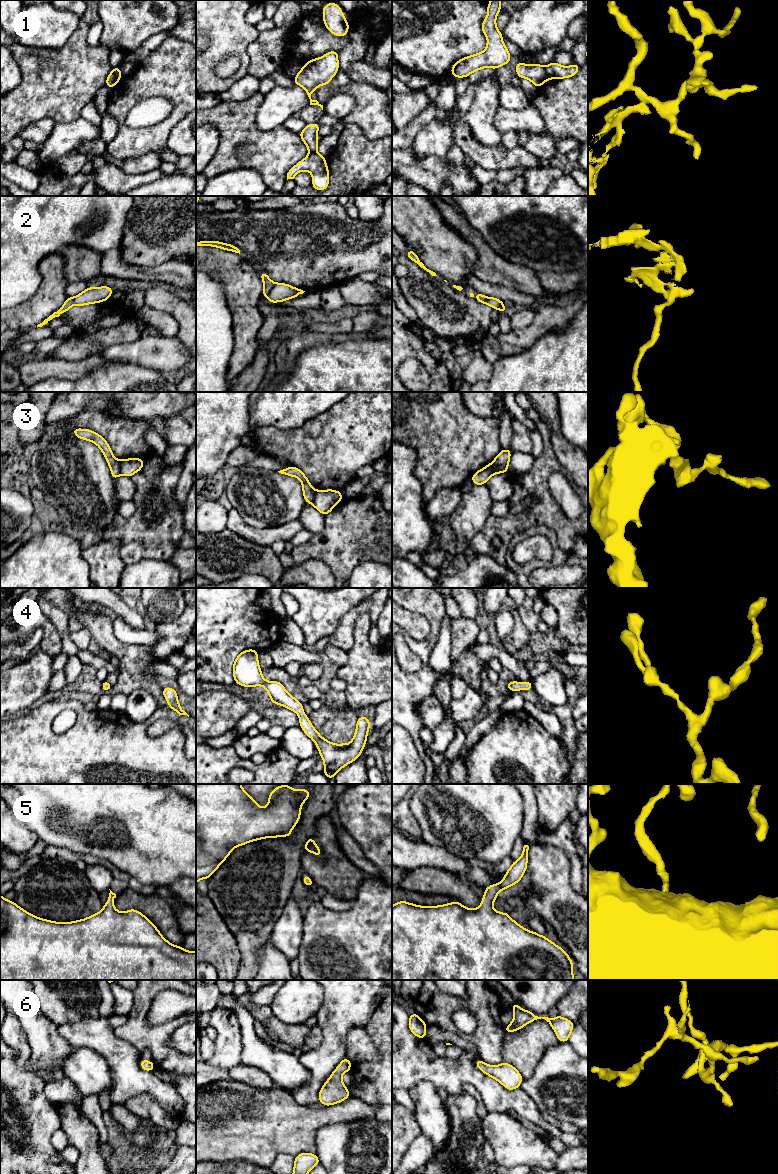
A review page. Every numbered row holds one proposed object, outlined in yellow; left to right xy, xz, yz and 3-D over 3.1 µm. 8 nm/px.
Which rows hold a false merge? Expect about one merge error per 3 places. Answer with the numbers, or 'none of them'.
1, 2, 3

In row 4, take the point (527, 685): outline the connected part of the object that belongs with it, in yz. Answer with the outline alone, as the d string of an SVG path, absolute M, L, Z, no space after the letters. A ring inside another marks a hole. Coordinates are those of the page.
M510 681L507 683L507 690L510 691L519 691L519 690L533 690L532 682L516 682Z

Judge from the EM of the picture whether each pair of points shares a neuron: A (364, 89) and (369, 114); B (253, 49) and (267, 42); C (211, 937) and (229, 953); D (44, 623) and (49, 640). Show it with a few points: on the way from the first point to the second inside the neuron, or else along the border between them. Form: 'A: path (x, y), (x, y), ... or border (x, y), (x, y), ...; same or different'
A: path (366, 95), (369, 99), (369, 108); same
B: path (256, 49), (260, 49), (264, 45); same
C: path (215, 941), (225, 951); same
D: path (48, 627), (49, 636); same

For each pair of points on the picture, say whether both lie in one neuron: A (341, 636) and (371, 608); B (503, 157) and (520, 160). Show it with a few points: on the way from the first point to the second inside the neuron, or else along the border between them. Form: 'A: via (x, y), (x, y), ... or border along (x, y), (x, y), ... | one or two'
A: via (345, 626), (347, 621), (361, 608) | one
B: via (507, 158), (516, 158) | one

